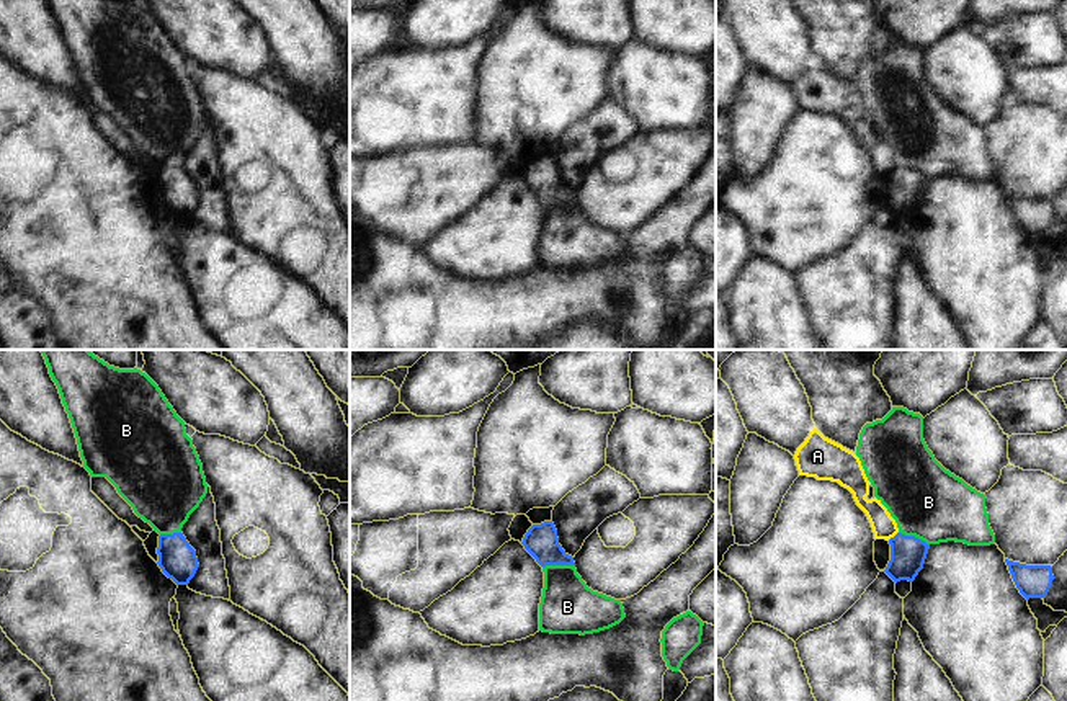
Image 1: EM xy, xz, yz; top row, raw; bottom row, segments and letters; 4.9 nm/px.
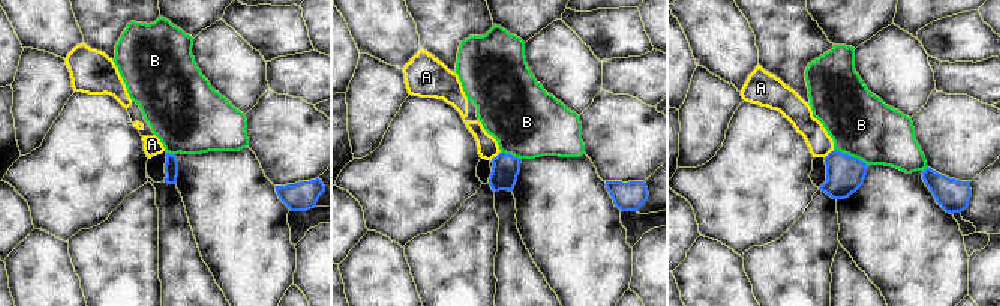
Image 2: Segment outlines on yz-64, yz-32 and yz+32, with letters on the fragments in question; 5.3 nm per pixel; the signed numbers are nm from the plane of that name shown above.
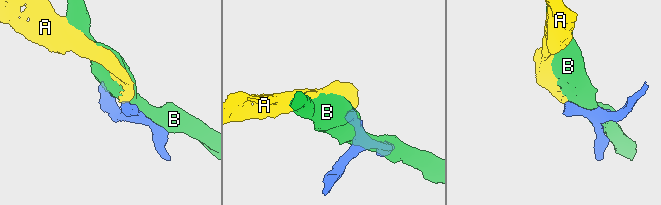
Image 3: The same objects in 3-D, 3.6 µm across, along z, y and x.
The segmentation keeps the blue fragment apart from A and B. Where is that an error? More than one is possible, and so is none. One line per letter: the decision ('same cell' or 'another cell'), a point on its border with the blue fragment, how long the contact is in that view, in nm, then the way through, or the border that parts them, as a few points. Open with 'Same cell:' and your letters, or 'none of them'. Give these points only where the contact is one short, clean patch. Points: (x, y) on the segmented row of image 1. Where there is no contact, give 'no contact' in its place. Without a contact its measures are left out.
Same cell: none of them
A: another cell; meets blue in yz at (894, 536); contact 70 nm long; border along yz (897, 531), (888, 540)
B: another cell; meets blue in xz at (558, 564); contact 160 nm long

